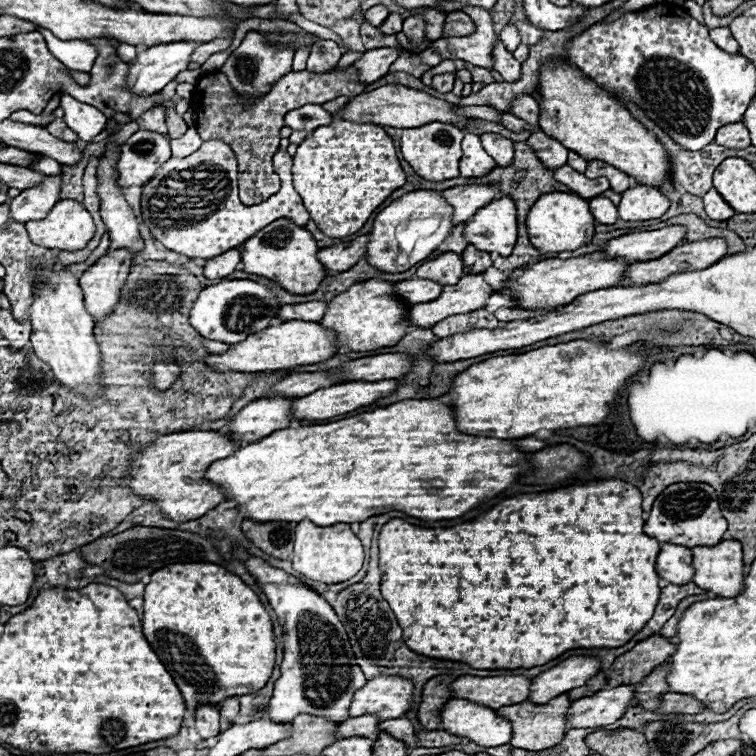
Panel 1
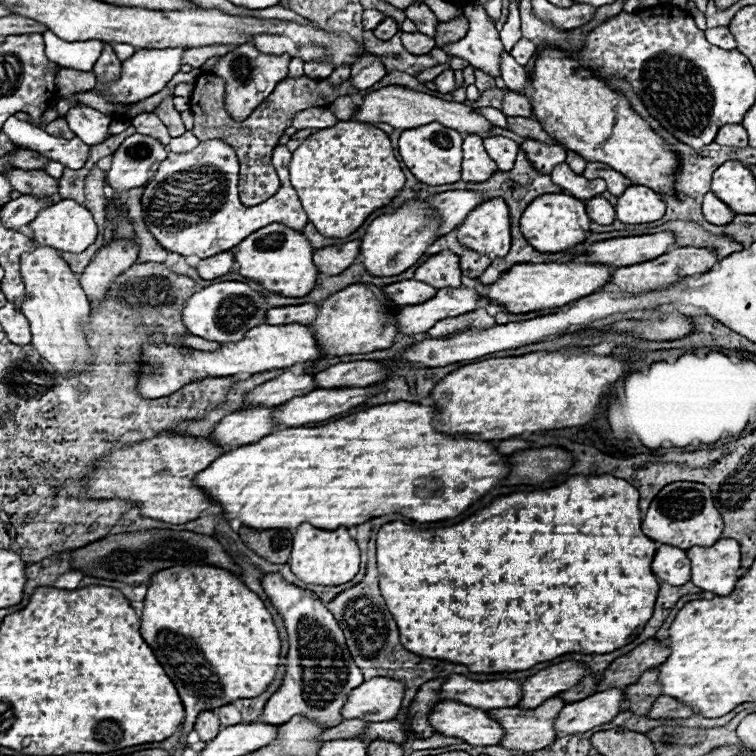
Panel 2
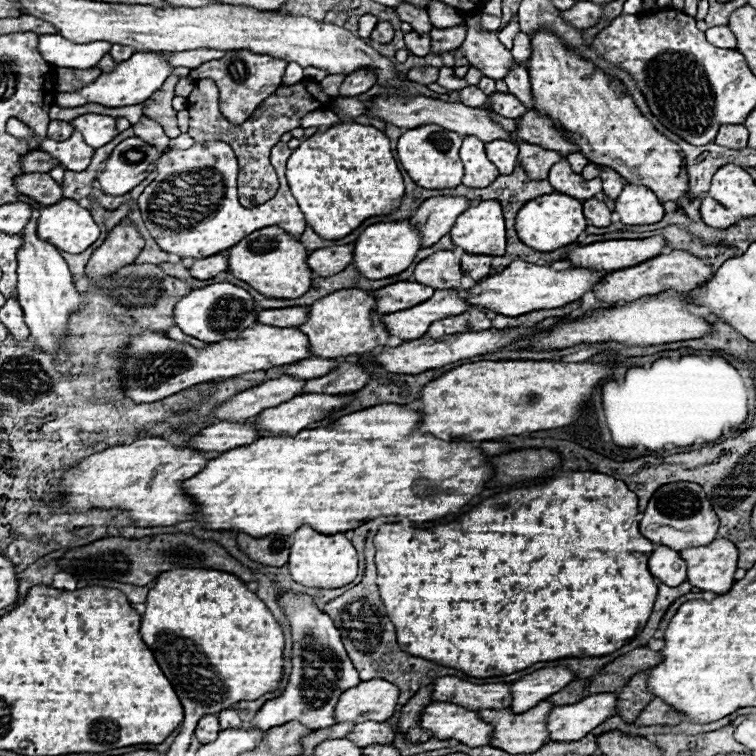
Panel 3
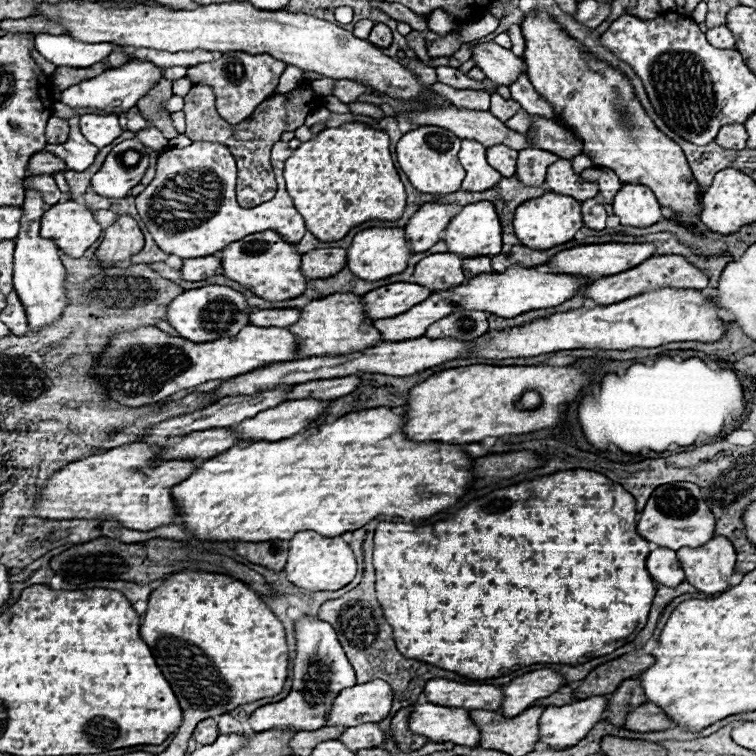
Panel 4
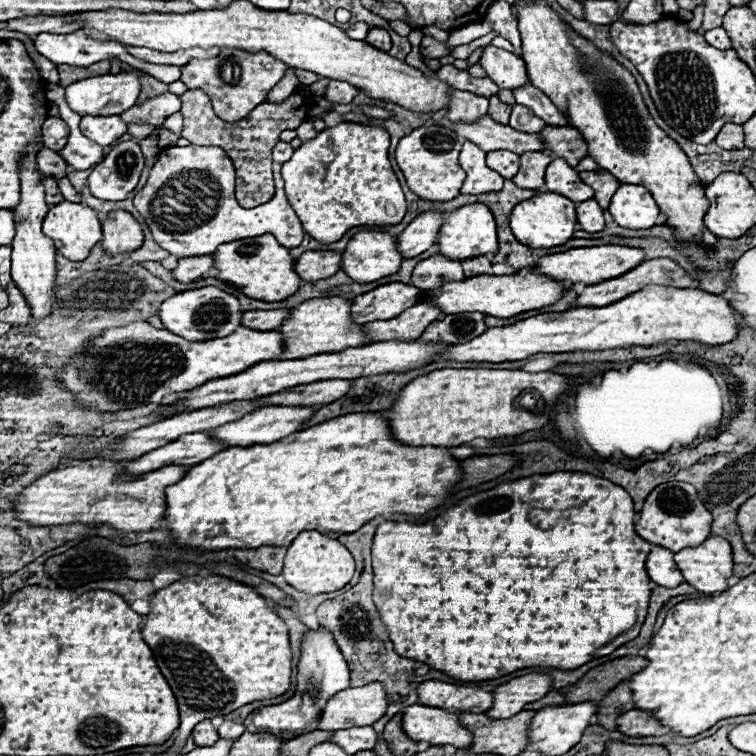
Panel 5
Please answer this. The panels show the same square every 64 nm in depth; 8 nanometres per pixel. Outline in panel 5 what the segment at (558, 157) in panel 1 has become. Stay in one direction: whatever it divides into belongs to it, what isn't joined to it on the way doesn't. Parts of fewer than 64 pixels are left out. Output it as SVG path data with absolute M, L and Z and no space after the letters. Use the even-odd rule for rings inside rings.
M526 152L520 156L520 170L512 178L520 188L536 188L544 186L544 170L552 162L552 156L544 152Z

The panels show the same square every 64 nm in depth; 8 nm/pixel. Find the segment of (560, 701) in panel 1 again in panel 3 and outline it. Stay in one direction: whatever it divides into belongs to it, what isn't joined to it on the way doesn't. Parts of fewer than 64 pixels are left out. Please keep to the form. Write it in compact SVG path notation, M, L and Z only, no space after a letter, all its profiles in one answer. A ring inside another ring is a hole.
M544 700L536 708L528 712L512 712L512 710L478 710L480 718L488 720L494 726L494 736L492 736L492 746L504 748L506 752L536 752L536 748L542 748L550 740L550 732L546 726L546 718L552 712L554 704Z

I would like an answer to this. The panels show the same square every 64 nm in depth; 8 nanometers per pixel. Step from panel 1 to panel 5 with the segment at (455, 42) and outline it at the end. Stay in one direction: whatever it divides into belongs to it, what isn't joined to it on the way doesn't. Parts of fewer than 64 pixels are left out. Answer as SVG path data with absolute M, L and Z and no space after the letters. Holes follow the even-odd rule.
M488 44L482 50L480 64L486 70L488 78L494 80L500 88L514 90L514 88L528 82L524 60L520 56L516 56L512 52L506 52L502 48L496 48L492 44Z

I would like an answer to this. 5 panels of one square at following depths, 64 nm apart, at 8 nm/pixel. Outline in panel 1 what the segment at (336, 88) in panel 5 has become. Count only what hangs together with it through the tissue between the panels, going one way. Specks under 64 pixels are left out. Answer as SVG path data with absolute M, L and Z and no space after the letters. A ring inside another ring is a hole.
M376 48L376 50L364 52L364 56L356 62L356 68L360 68L360 78L364 80L364 84L370 84L382 78L388 72L390 64L400 54L402 54L400 48Z

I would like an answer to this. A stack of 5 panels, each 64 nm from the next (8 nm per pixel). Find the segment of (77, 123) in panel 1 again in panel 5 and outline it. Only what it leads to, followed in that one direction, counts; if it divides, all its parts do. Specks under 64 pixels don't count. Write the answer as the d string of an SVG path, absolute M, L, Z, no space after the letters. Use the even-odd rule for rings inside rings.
M82 116L80 130L86 138L100 146L110 146L122 134L126 134L126 124L120 116Z

